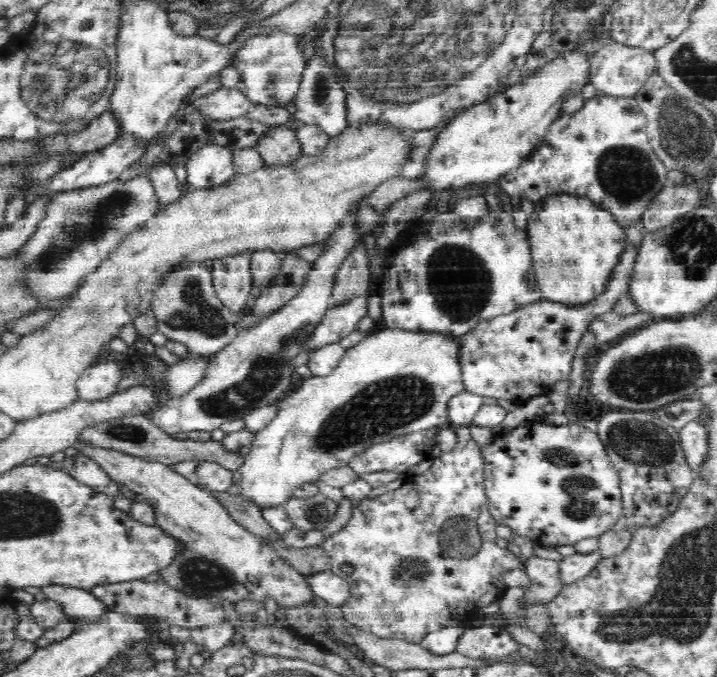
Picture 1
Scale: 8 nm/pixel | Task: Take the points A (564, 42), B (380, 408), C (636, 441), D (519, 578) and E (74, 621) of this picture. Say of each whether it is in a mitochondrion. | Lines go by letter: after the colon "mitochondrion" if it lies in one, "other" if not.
A: other
B: mitochondrion
C: mitochondrion
D: other
E: other

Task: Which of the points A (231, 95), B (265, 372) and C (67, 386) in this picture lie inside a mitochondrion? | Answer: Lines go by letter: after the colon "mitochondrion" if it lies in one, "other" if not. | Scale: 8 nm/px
A: other
B: mitochondrion
C: other

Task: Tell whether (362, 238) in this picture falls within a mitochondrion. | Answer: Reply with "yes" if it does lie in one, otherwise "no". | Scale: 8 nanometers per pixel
no

